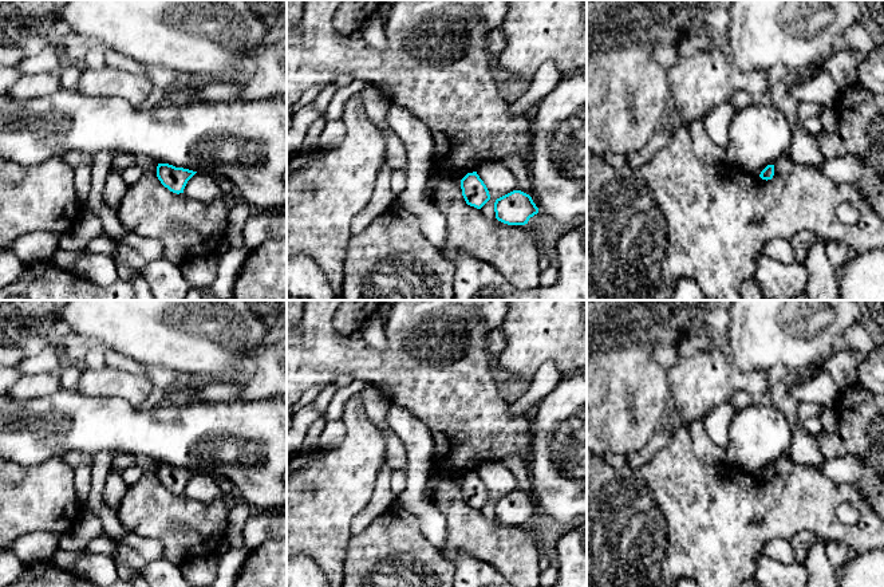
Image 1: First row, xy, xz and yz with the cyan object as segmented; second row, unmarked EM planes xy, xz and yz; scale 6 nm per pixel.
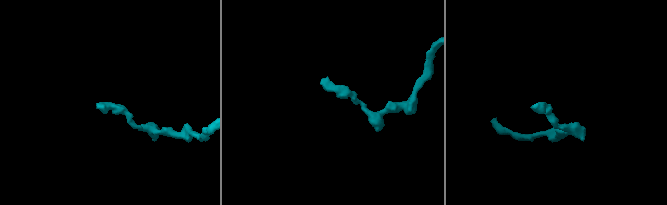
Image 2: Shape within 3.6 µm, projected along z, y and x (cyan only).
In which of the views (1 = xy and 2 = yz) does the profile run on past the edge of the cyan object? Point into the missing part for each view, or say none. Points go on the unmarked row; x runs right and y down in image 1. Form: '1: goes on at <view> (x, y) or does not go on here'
1: does not go on here
2: does not go on here

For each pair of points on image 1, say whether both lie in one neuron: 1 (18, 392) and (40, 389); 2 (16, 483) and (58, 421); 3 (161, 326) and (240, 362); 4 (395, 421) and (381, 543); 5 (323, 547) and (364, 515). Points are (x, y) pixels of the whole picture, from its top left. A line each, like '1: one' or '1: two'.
1: one
2: two
3: one
4: two
5: two

